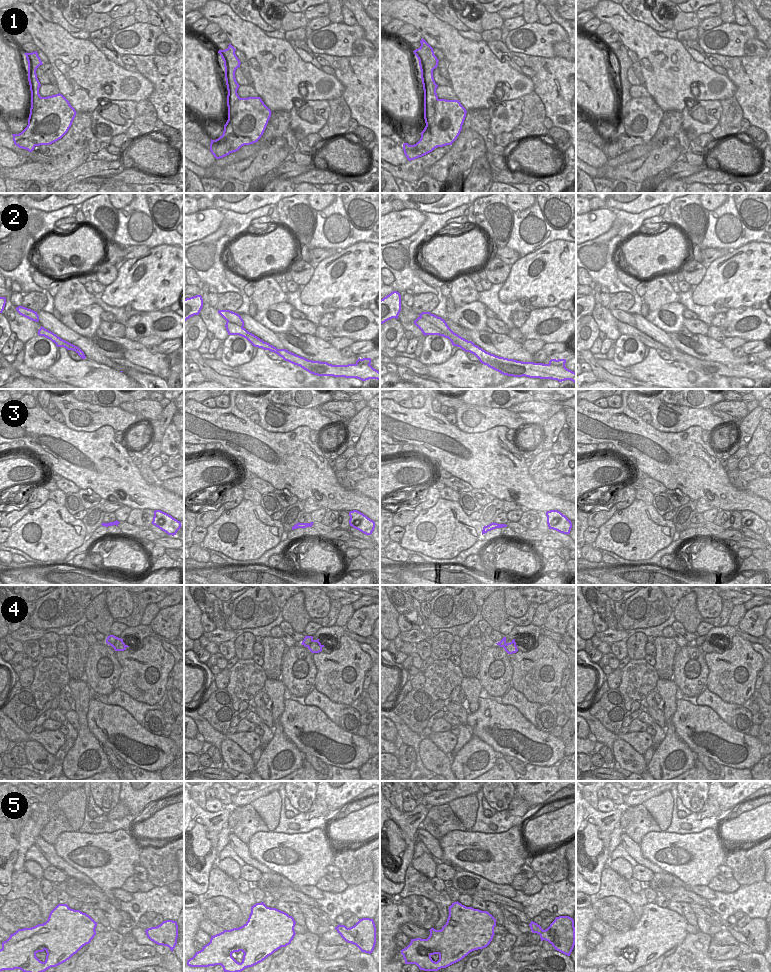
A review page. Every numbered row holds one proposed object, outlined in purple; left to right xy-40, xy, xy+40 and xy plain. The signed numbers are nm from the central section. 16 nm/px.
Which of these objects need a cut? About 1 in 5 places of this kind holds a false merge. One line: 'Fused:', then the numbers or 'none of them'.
Fused: 1, 2

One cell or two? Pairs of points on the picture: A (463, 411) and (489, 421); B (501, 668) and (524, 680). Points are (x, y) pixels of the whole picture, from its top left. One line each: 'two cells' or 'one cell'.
A: one cell
B: two cells

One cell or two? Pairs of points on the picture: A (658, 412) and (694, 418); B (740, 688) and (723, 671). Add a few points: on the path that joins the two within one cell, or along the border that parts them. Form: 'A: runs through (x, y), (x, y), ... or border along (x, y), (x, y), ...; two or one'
A: runs through (667, 417), (685, 417); one
B: runs through (736, 684), (727, 675); one

